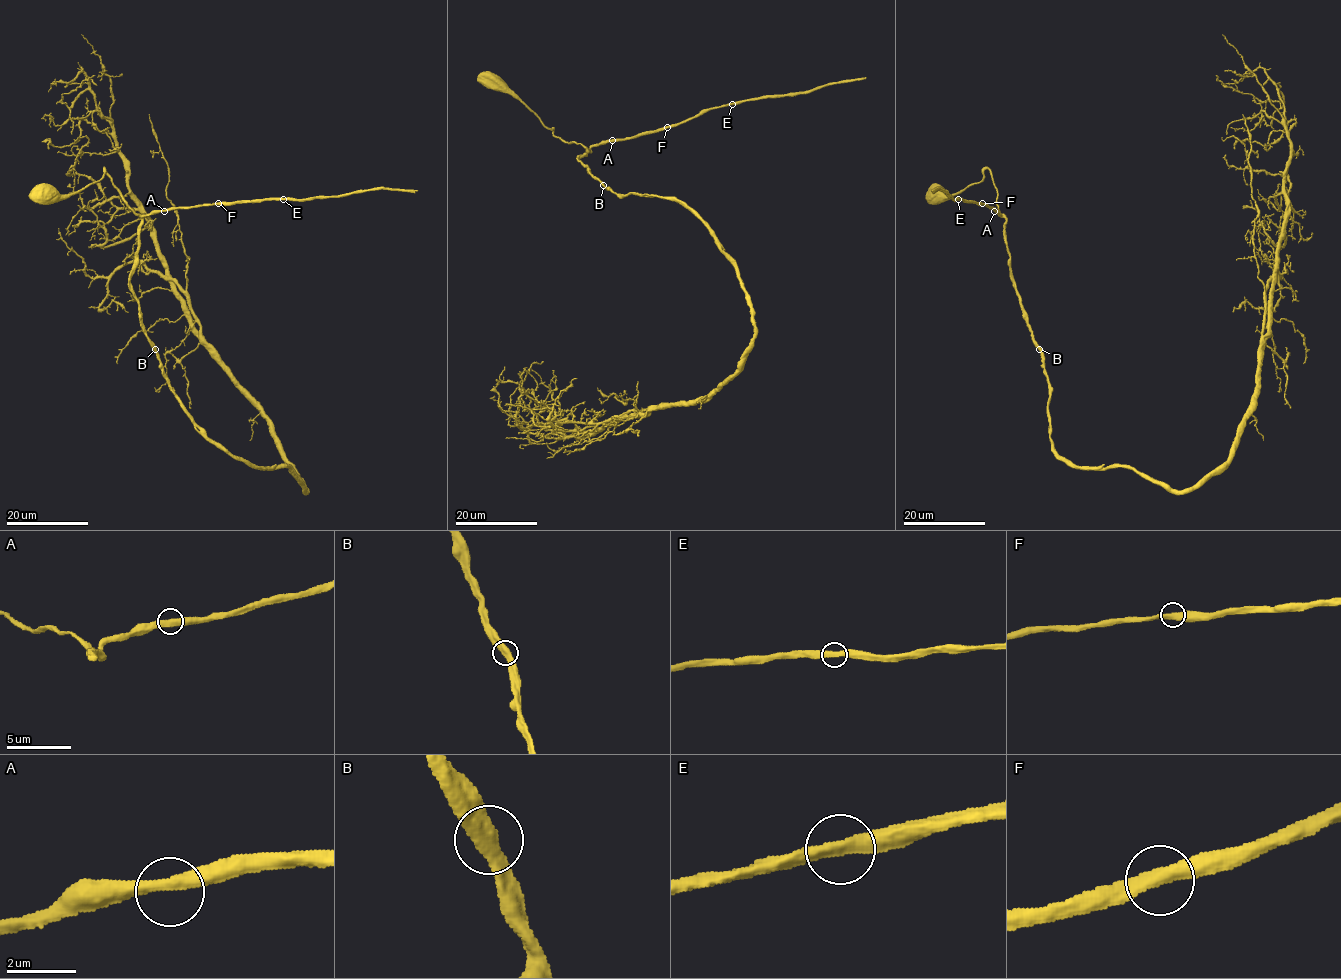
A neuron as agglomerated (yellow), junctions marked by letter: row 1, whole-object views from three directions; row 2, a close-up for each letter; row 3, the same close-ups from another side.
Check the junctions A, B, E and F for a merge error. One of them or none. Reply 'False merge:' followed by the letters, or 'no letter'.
False merge: no letter

